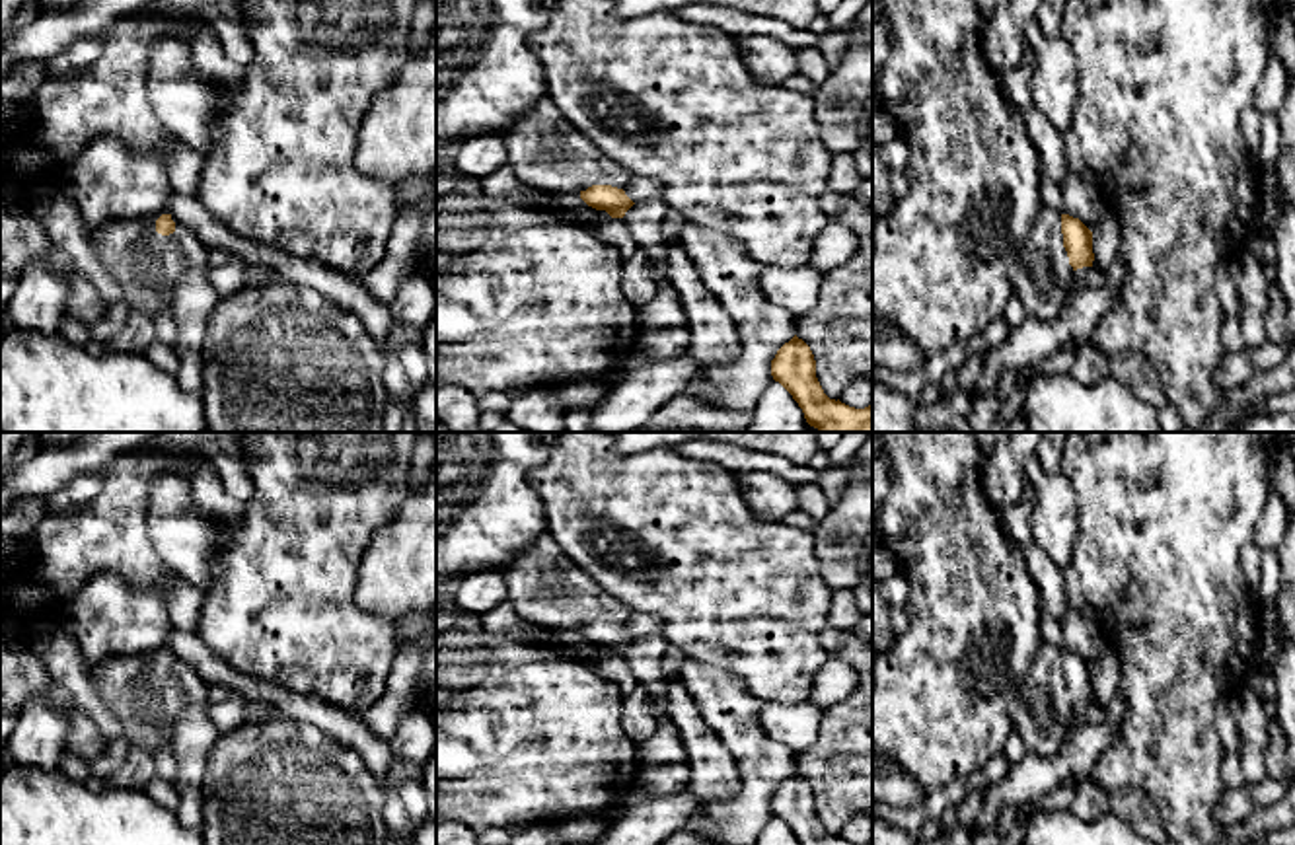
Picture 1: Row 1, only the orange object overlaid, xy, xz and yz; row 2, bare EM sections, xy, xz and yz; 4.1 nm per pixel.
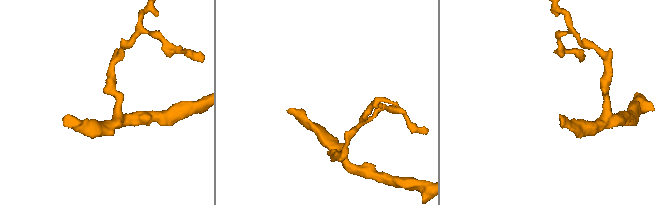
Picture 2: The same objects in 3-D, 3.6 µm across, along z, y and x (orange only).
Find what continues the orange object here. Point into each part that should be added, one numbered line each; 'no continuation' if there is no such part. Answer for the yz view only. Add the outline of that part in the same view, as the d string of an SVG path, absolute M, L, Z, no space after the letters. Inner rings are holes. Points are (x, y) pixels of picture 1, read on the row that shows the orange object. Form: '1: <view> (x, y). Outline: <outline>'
1: yz (1040, 275). Outline: M1042 204L1011 271L1015 296L1028 317L1054 321L1073 273L1063 247L1061 214Z

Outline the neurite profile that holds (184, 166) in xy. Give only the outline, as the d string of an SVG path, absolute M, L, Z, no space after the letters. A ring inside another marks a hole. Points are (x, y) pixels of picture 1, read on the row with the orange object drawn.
M171 134L158 162L164 165L173 191L187 197L197 195L204 165L204 158L197 150Z

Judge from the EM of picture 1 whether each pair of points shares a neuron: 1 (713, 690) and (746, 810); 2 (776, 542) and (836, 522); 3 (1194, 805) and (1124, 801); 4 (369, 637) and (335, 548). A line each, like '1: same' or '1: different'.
1: same
2: different
3: different
4: same

